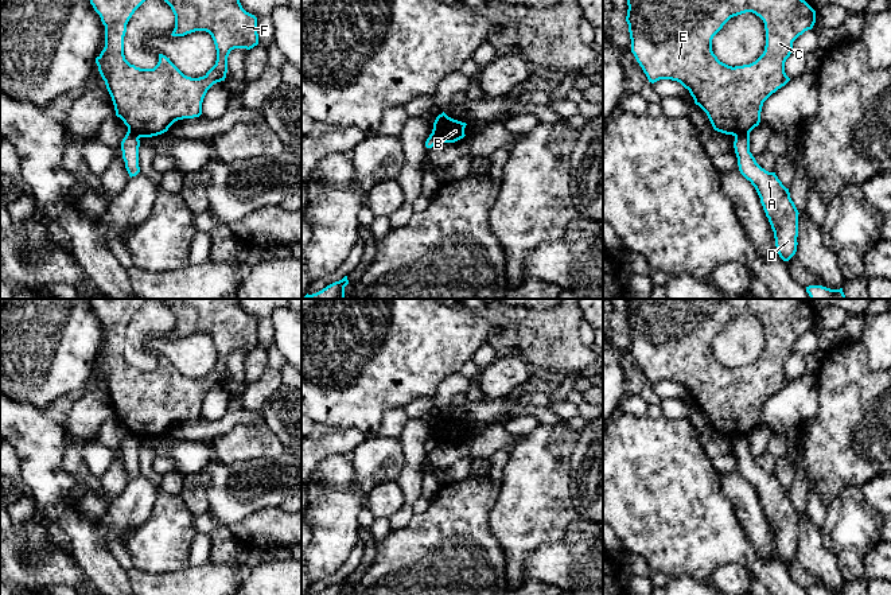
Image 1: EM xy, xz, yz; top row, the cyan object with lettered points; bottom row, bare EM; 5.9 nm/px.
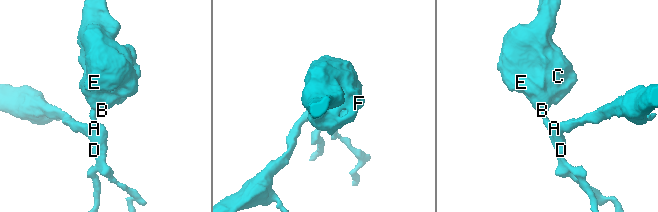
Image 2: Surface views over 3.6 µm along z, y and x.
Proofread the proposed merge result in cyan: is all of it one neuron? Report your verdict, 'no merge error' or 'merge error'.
merge error

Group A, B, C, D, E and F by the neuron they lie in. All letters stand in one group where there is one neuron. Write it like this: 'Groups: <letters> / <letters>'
Groups: A D / B C E F

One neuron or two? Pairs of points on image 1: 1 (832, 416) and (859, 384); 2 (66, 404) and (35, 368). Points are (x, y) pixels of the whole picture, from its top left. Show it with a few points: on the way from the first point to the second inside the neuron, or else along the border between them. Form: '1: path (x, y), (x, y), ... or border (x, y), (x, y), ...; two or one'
1: path (840, 408), (851, 397), (851, 392); one
2: border (82, 388), (73, 389), (51, 405), (32, 405); two

